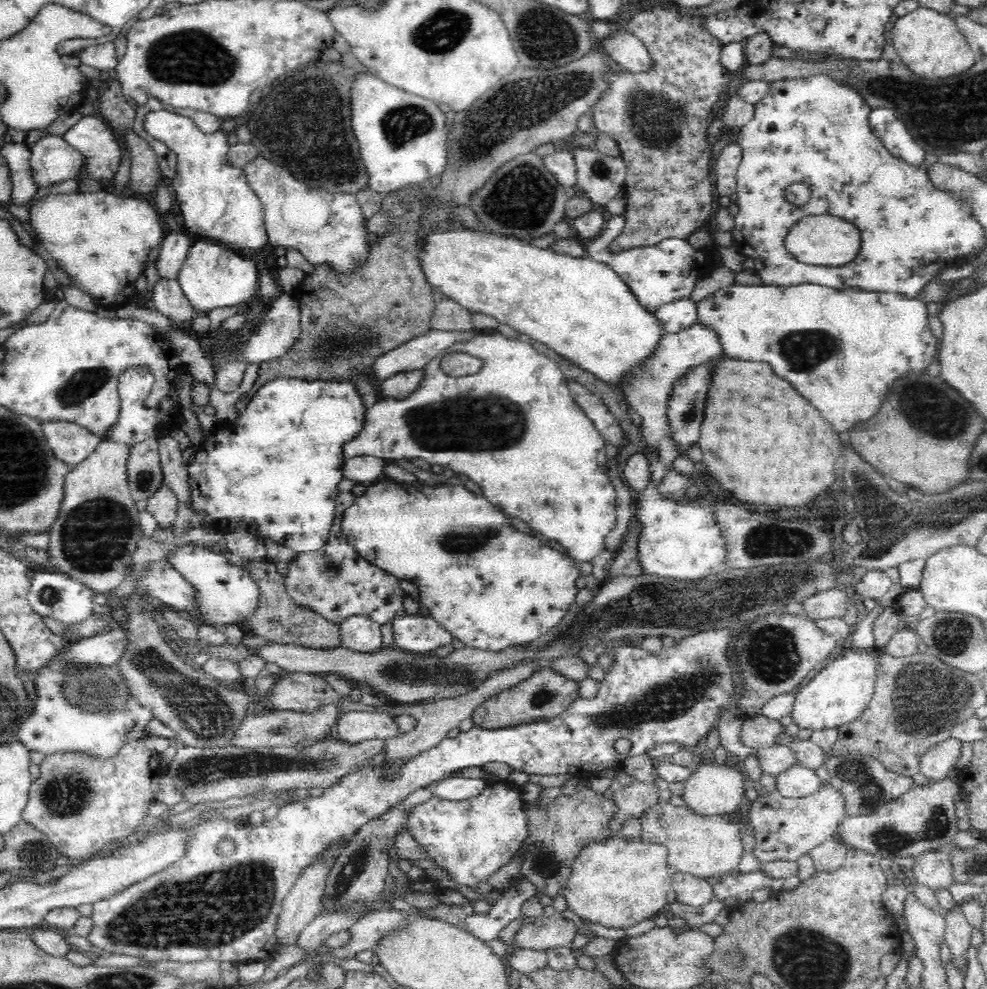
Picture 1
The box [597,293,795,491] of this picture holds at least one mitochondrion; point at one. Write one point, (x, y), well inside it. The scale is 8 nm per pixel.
(691, 413)

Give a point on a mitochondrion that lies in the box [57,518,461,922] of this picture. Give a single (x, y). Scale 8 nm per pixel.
(208, 717)

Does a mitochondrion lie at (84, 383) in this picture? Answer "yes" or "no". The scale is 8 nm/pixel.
yes

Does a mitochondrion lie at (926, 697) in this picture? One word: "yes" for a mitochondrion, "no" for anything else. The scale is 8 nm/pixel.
yes

